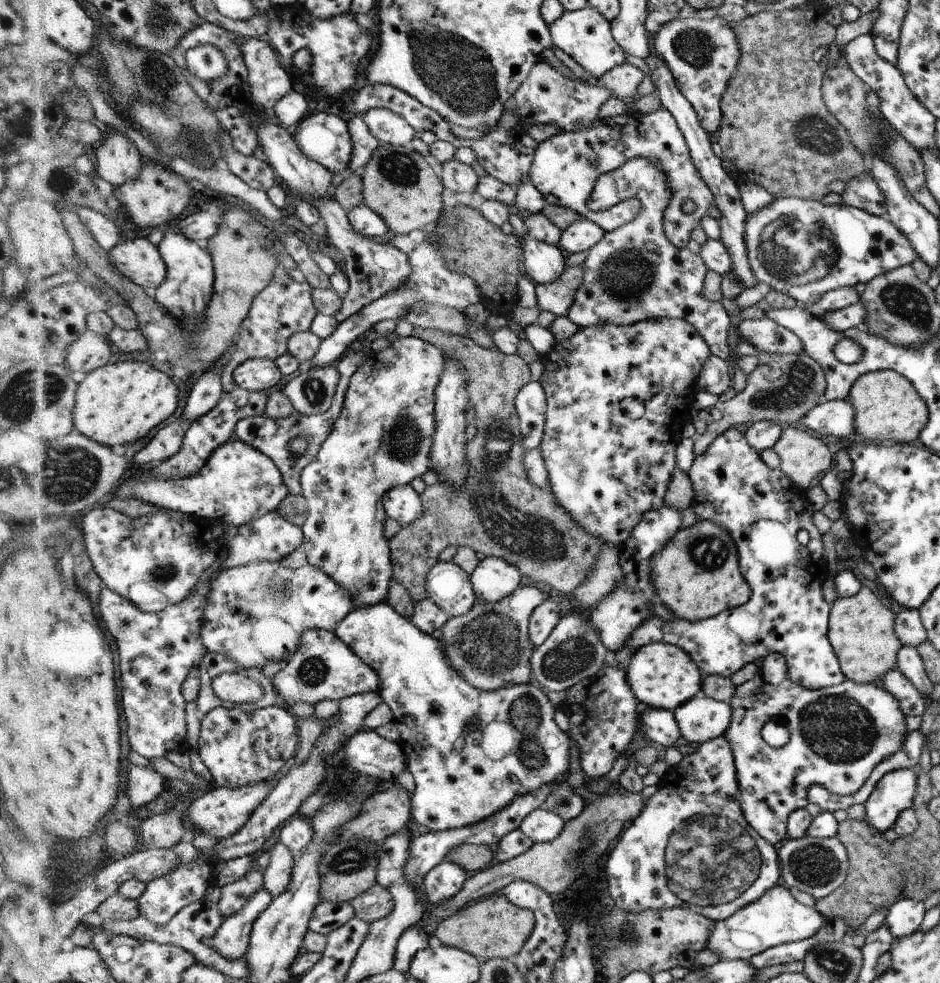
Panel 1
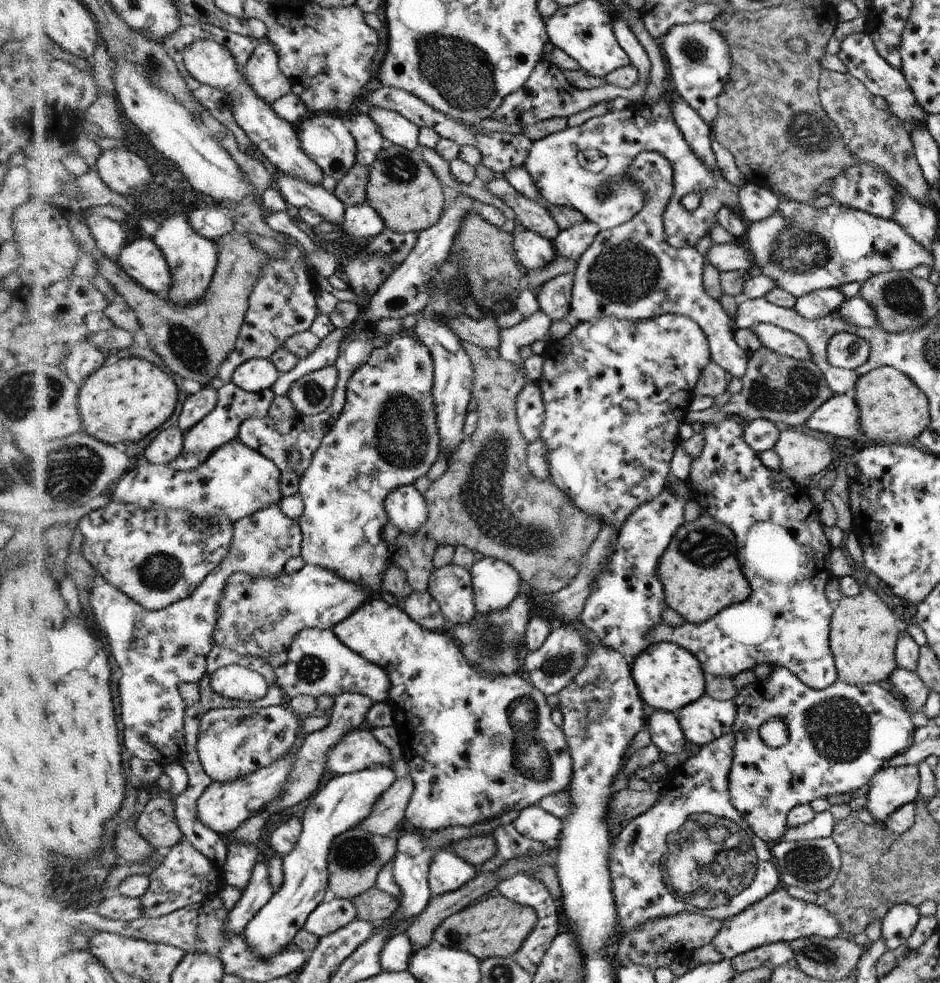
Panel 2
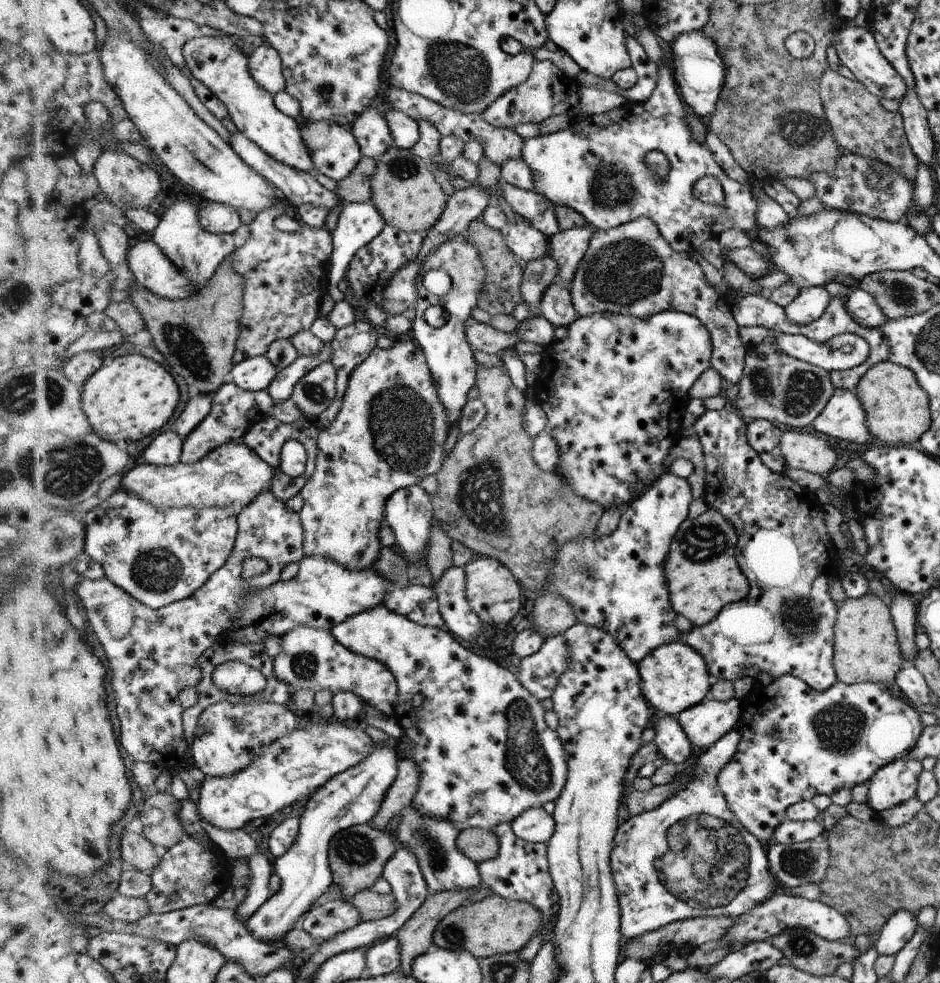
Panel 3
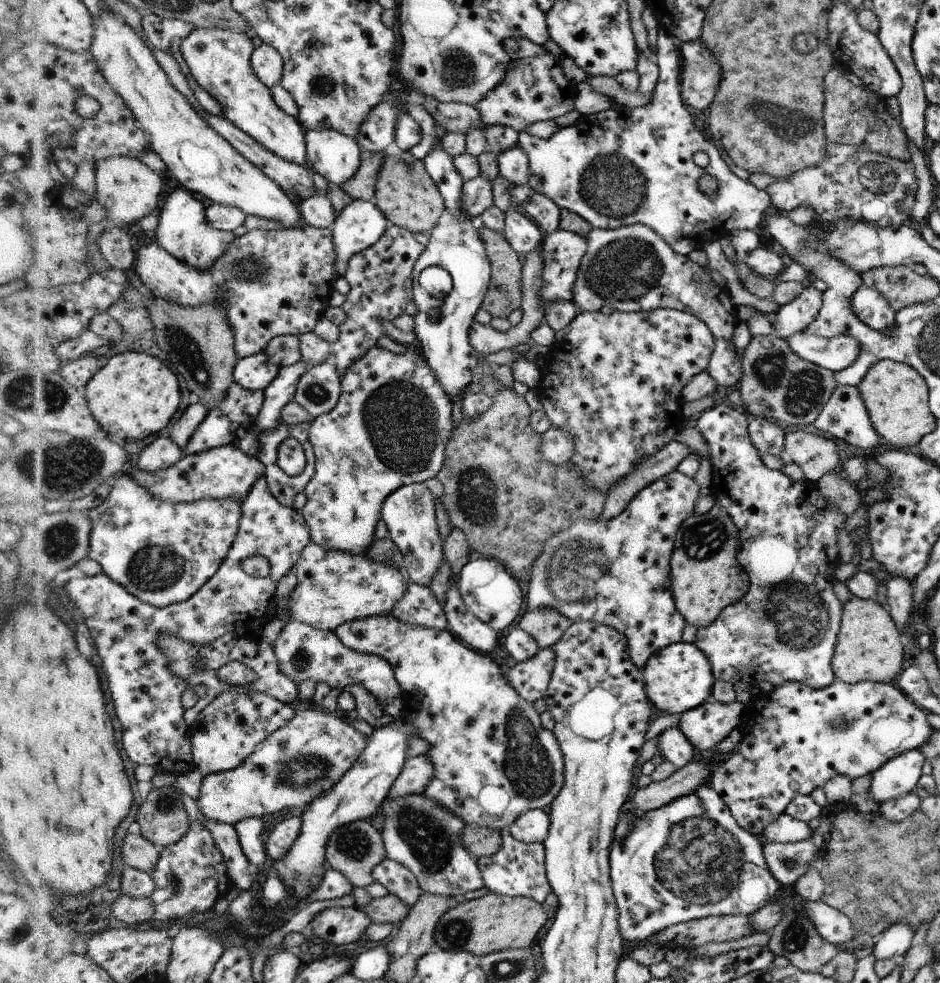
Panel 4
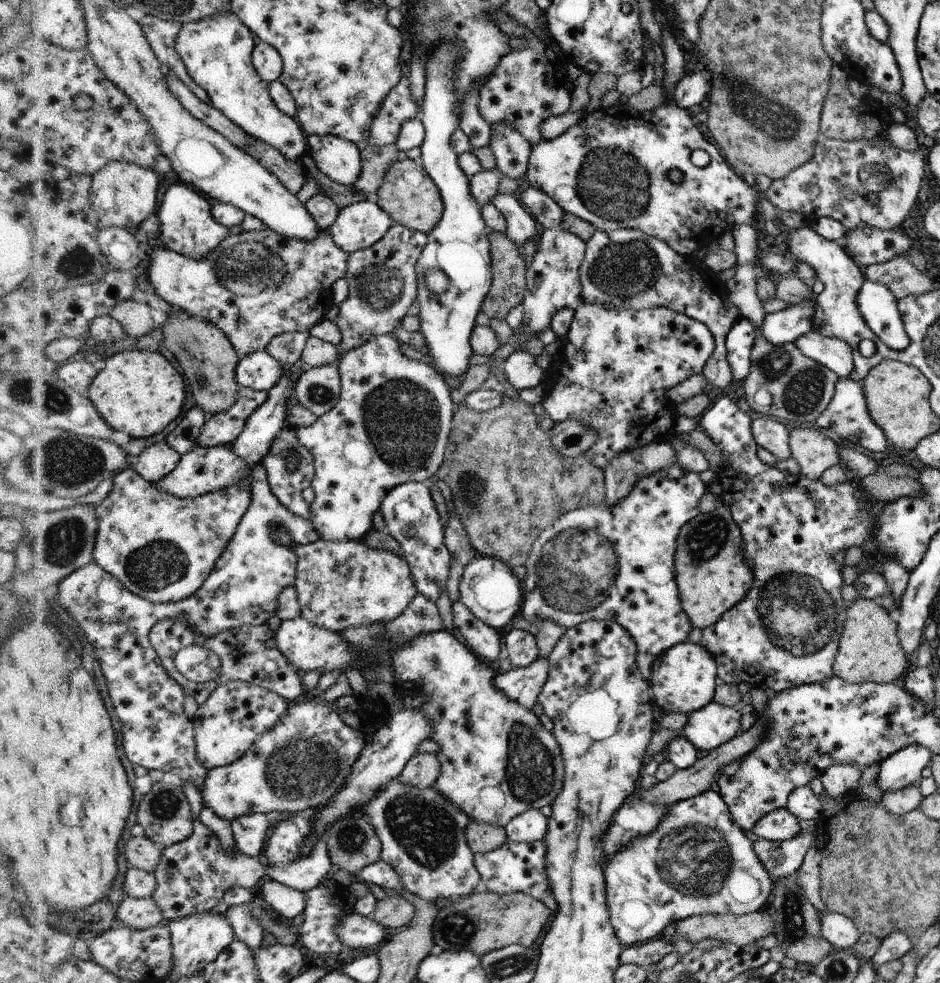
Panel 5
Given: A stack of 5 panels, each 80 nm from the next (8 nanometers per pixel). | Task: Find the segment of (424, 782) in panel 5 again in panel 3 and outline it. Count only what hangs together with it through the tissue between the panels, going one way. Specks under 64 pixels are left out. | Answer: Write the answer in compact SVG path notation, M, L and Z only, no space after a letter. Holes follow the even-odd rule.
M412 758L400 760L399 772L396 782L389 788L388 794L382 801L380 811L370 822L379 831L386 828L394 816L413 802L414 795L418 790L420 771L419 766Z

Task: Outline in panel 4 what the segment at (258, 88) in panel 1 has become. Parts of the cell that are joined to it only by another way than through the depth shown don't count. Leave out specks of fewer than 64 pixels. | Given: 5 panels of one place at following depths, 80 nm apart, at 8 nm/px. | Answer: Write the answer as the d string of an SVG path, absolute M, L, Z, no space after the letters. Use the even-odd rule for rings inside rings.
M258 43L257 51L253 55L253 66L258 77L272 90L274 86L282 84L284 58L273 45Z

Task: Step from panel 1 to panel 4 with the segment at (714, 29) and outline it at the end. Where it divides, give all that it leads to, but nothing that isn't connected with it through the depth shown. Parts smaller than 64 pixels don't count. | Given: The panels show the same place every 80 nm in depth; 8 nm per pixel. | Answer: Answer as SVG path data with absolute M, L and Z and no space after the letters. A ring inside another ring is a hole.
M701 40L682 44L682 97L696 110L708 111L722 80L716 57Z

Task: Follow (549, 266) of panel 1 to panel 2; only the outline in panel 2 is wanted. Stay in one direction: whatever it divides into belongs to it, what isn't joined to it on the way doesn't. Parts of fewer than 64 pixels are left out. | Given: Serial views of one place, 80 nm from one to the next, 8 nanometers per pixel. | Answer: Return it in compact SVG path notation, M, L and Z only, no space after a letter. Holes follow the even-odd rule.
M520 226L512 233L513 245L516 246L517 258L526 271L546 268L556 257L556 246L544 236L523 229Z

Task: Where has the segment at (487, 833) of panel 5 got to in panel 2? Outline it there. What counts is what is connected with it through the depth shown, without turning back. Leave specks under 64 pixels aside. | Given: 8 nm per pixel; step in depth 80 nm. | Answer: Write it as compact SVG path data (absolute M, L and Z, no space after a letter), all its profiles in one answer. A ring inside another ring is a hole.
M491 834L470 836L470 838L464 838L464 840L458 840L451 848L454 853L457 853L458 856L468 861L476 869L494 858L497 852L496 842Z

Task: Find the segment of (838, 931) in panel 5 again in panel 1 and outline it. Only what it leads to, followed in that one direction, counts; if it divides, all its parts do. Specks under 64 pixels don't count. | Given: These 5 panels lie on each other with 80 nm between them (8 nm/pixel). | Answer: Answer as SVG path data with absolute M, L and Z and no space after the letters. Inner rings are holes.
M779 882L761 899L746 904L729 919L716 921L712 926L707 948L710 948L720 961L733 959L746 961L768 948L812 938L816 936L816 932L820 932L822 926L827 925L827 921L814 906L801 903L793 890Z

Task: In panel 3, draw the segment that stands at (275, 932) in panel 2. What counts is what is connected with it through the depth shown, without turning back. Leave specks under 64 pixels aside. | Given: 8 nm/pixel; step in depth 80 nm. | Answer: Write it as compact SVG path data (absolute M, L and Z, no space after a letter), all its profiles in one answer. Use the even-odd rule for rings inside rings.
M378 745L368 759L348 771L333 776L324 786L310 794L304 812L299 818L300 834L288 852L275 862L275 870L282 877L282 890L260 908L246 924L262 942L283 943L285 935L312 908L312 904L333 884L332 865L329 860L329 843L334 836L354 825L370 823L380 811L389 788L400 774L398 750Z

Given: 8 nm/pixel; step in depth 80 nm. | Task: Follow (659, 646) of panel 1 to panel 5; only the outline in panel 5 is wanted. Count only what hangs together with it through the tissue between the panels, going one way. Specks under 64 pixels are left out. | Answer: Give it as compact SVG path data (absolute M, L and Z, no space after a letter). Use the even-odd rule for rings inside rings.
M682 642L664 653L653 666L650 686L654 688L654 703L669 713L690 715L714 701L718 686L718 664L709 650L701 644Z

